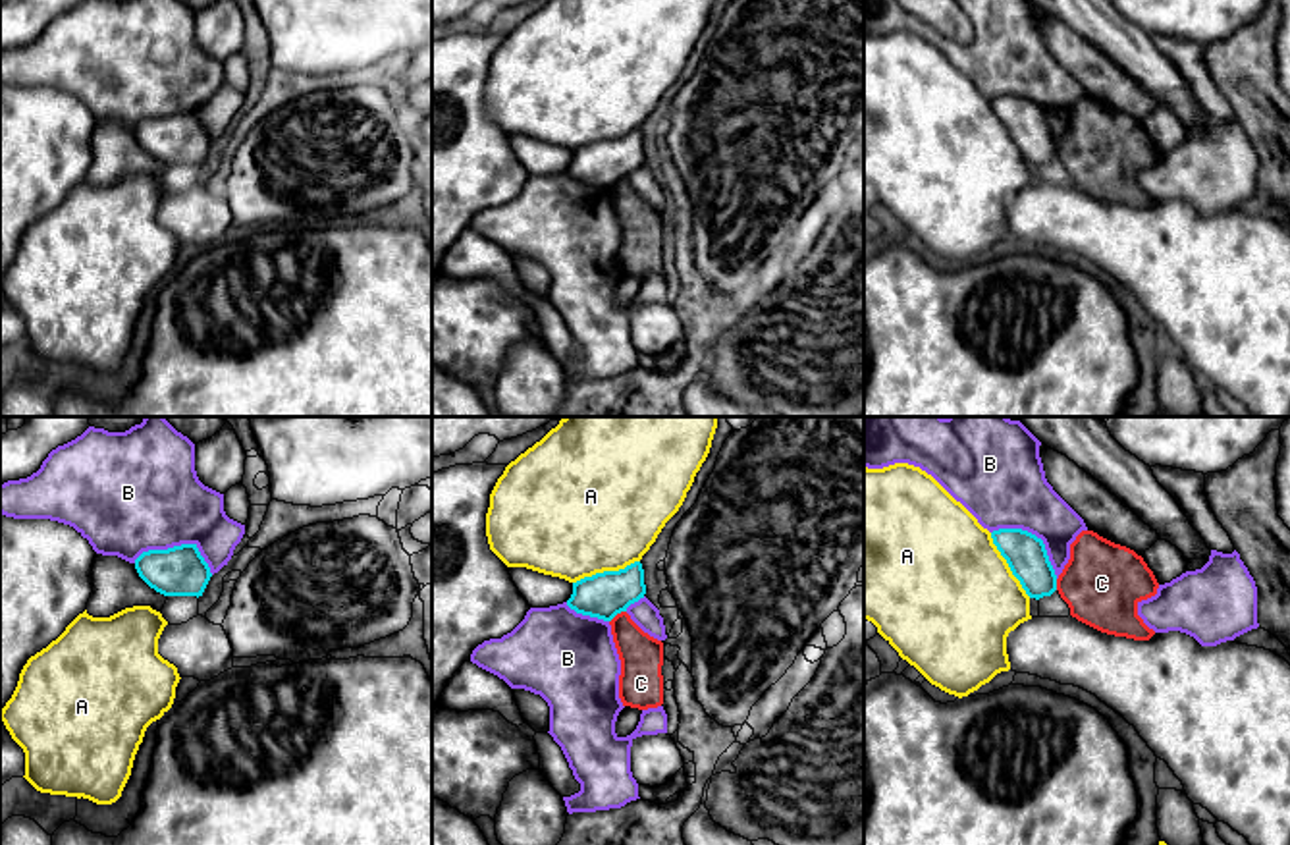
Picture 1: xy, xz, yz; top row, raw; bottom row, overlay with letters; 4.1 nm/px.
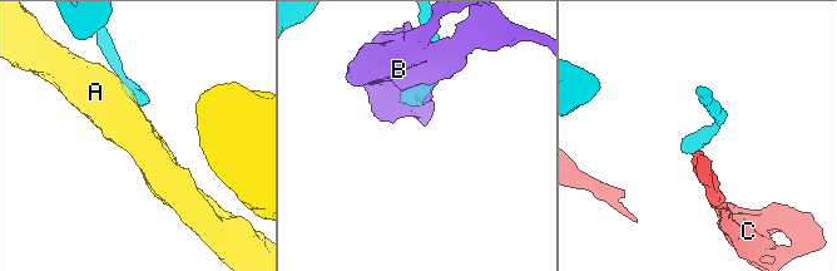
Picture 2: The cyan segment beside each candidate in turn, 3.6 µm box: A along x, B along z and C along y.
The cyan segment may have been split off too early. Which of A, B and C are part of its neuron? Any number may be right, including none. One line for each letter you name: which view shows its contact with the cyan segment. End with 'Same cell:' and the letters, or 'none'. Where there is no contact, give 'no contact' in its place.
Same cell: none

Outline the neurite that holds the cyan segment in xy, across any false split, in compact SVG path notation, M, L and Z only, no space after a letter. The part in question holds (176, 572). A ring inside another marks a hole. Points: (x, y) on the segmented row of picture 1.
M197 544L148 550L135 559L139 577L164 596L202 596L212 573Z

